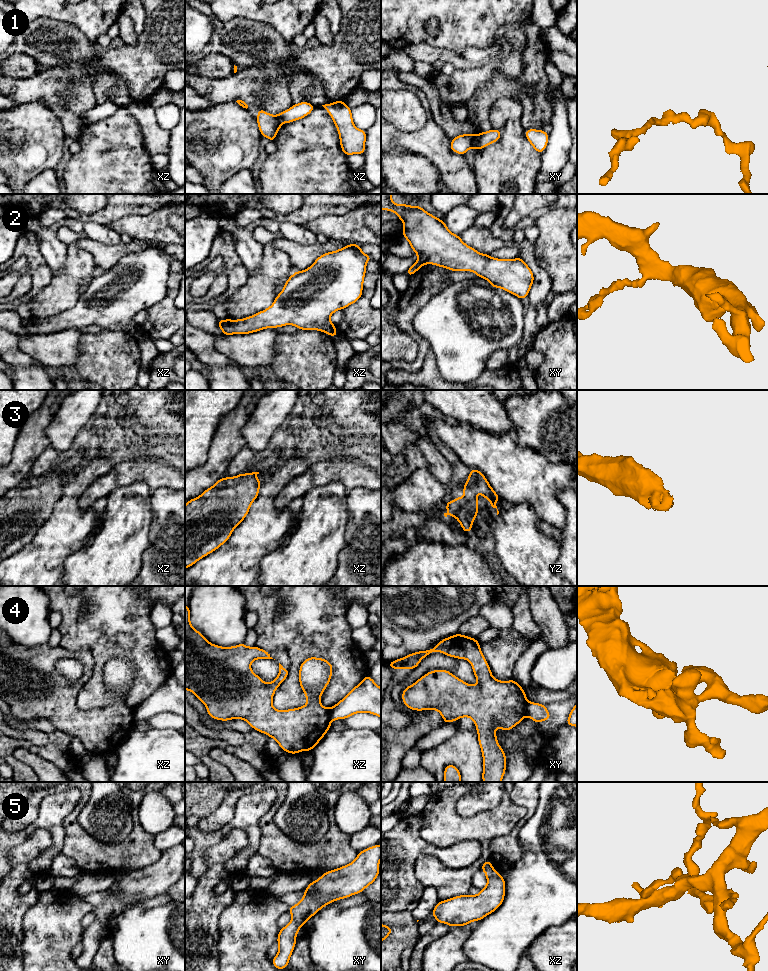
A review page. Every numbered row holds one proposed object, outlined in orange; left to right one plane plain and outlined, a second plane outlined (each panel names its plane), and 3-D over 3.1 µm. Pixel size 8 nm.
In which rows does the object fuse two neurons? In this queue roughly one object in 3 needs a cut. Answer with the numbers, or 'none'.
1, 2, 4, 5

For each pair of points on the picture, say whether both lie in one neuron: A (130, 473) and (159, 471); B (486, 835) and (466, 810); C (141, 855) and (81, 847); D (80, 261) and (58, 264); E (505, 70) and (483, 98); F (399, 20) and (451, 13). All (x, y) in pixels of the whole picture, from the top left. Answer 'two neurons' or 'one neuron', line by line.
A: one neuron
B: two neurons
C: one neuron
D: two neurons
E: two neurons
F: one neuron

